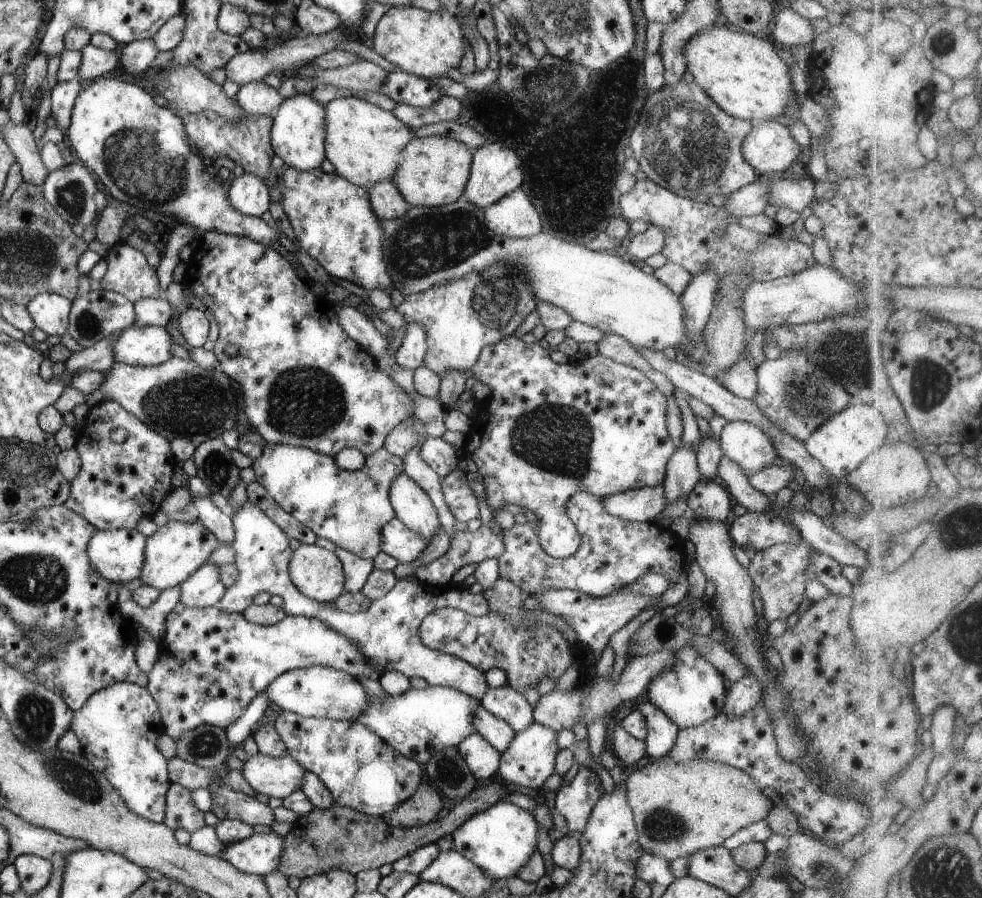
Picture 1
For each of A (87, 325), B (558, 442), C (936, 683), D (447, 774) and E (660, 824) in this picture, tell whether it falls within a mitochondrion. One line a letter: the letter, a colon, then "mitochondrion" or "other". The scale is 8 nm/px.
A: mitochondrion
B: mitochondrion
C: other
D: other
E: mitochondrion

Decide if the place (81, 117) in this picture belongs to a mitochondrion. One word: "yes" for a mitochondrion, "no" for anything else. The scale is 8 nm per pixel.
no

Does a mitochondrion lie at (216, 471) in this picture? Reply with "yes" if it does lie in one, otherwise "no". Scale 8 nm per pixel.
yes

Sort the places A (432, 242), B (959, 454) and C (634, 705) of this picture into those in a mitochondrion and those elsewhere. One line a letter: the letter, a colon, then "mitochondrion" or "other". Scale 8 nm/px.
A: mitochondrion
B: other
C: other

